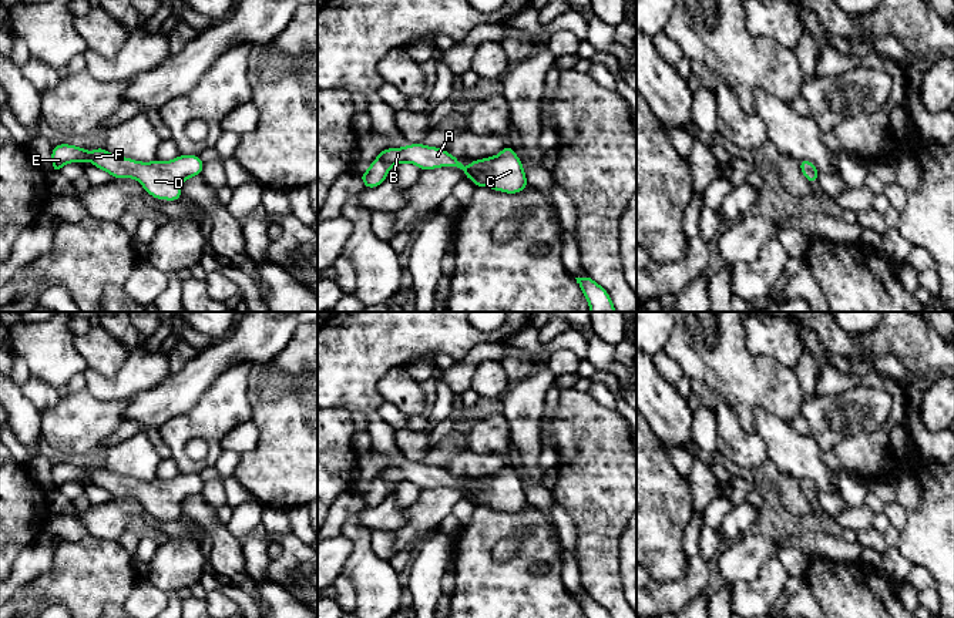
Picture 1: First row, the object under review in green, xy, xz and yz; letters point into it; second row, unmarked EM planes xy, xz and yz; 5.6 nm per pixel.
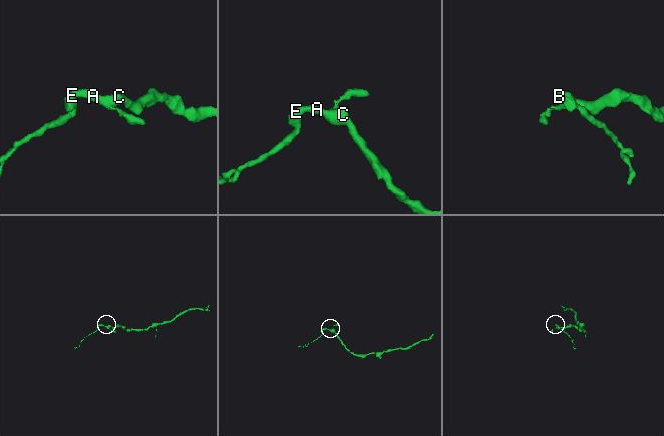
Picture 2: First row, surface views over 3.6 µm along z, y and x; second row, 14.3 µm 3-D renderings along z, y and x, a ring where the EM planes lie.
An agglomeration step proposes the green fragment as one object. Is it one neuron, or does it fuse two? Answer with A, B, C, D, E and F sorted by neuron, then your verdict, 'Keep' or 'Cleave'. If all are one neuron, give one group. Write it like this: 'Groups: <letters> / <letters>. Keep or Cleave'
Groups: A B C D E F. Keep

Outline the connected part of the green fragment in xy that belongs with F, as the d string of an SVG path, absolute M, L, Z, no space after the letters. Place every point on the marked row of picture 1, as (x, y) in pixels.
M60 144L53 147L51 151L51 172L58 172L68 162L83 164L85 159L117 179L137 179L147 194L155 199L167 201L178 201L182 195L182 182L191 177L201 175L204 168L199 155L178 155L171 161L155 158L152 162L142 162L110 154L103 147L95 151L87 151L75 145Z

